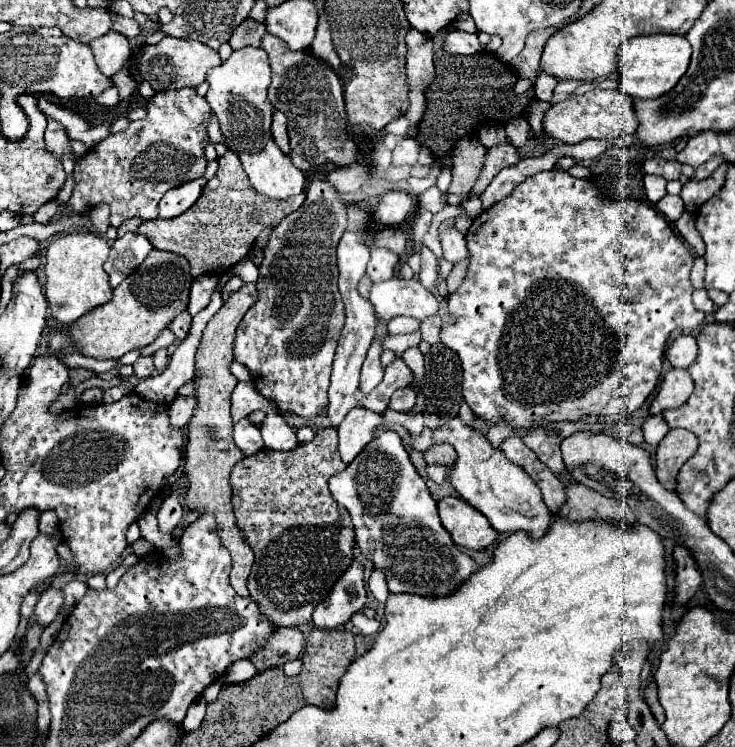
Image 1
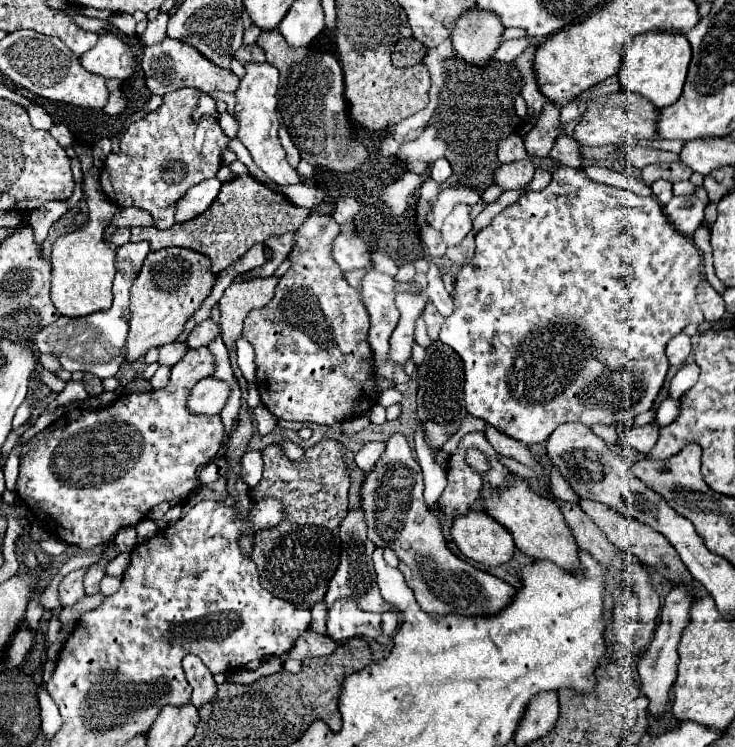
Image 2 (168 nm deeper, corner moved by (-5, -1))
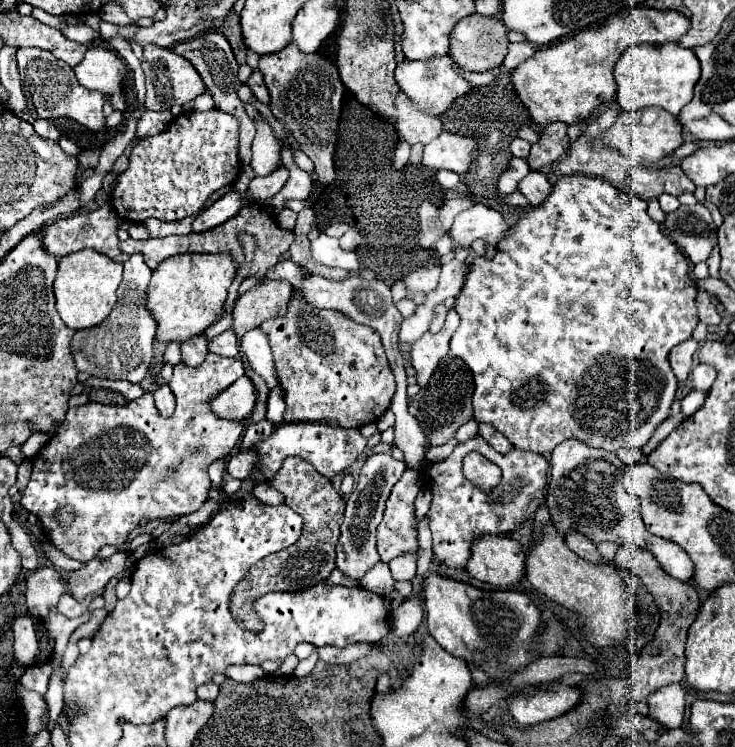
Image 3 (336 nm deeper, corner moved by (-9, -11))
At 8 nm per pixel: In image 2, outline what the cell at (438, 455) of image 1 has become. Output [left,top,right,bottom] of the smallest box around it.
[417,341,467,449]

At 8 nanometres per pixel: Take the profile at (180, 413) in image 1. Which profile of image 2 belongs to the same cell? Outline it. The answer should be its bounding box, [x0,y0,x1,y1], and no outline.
[187,377,229,415]

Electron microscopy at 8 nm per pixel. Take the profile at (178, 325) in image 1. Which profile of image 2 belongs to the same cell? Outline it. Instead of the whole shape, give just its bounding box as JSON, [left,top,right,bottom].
[187,319,217,349]

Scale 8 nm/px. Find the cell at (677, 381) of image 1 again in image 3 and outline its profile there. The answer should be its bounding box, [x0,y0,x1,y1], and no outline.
[693,363,715,389]

